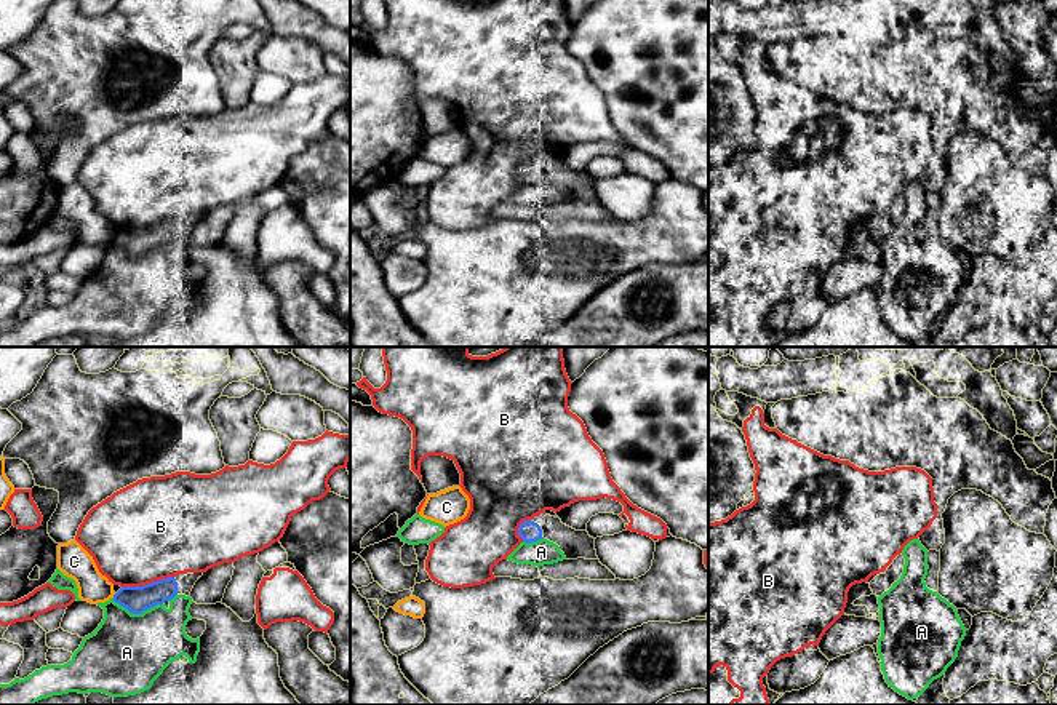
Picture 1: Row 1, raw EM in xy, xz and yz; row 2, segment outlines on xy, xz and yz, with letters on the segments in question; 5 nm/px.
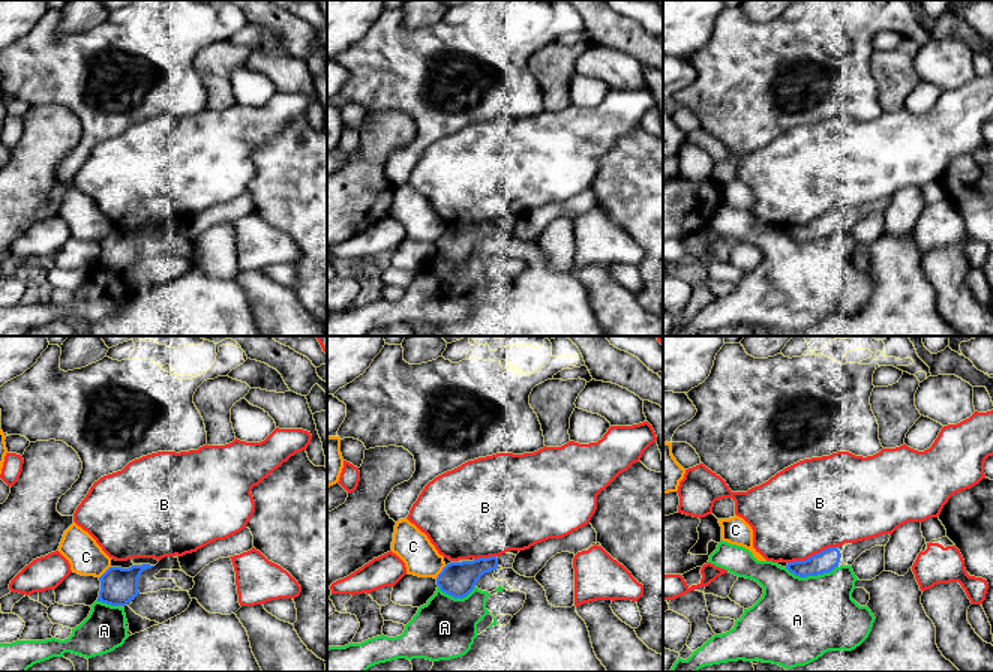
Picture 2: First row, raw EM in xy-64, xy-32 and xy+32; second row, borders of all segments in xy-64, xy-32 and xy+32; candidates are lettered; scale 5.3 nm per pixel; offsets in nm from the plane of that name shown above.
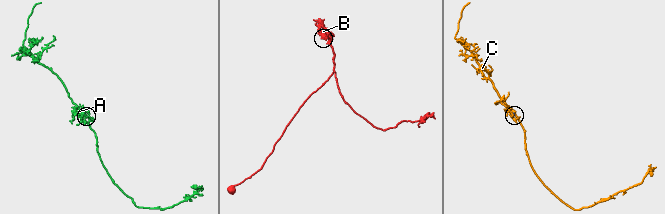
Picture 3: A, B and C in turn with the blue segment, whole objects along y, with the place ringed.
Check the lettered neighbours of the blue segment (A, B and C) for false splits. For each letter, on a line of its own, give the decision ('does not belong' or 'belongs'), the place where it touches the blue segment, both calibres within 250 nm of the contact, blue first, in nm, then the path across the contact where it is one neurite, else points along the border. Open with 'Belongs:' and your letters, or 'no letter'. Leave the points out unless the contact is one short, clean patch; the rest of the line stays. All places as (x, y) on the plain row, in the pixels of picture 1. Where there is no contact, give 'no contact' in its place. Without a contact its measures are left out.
Belongs: no letter
A: does not belong | xy (138, 254) | 140/400 nm
B: does not belong | xy (147, 226) | 140/480 nm
C: does not belong | xy (114, 237) | 140/160 nm | along xy (115, 235), (112, 238)

